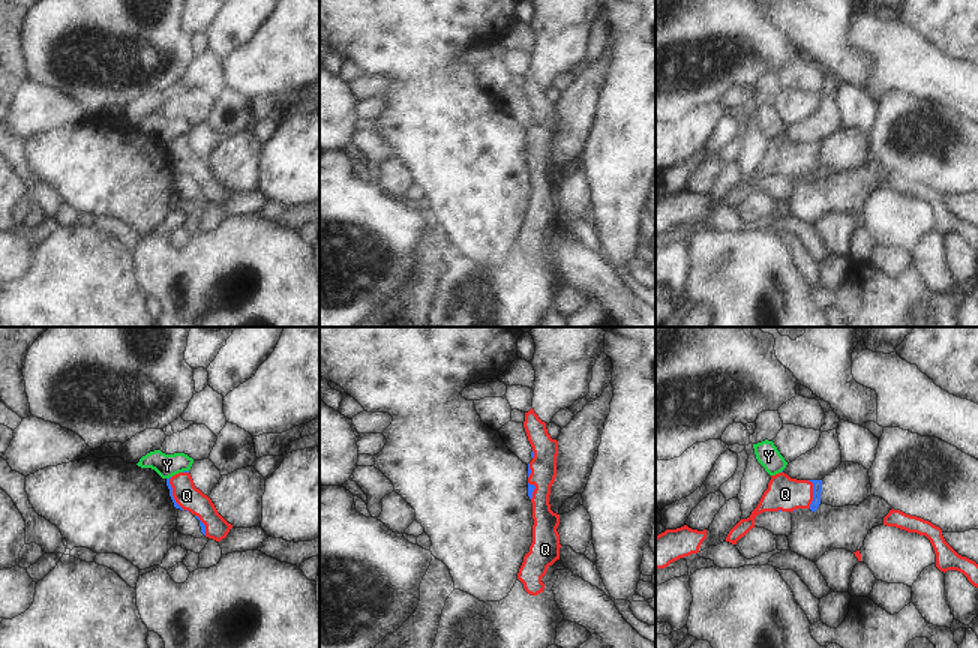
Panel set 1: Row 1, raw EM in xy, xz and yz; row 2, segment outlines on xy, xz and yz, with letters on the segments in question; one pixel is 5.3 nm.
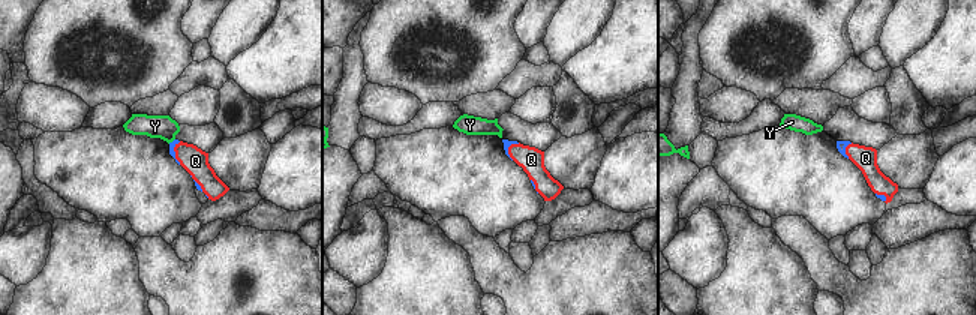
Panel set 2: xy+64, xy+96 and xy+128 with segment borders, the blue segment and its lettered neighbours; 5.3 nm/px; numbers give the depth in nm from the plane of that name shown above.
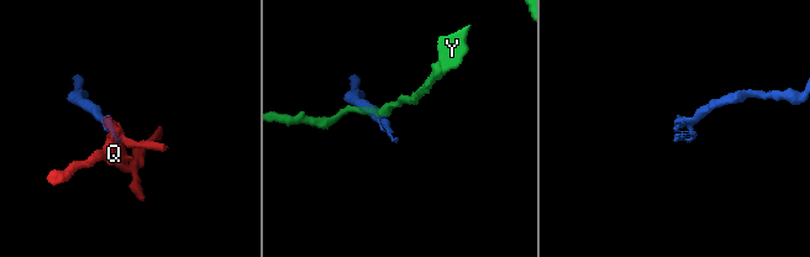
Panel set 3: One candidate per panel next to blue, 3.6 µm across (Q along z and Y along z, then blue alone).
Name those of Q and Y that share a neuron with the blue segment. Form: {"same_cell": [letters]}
{"same_cell": ["Q"]}

